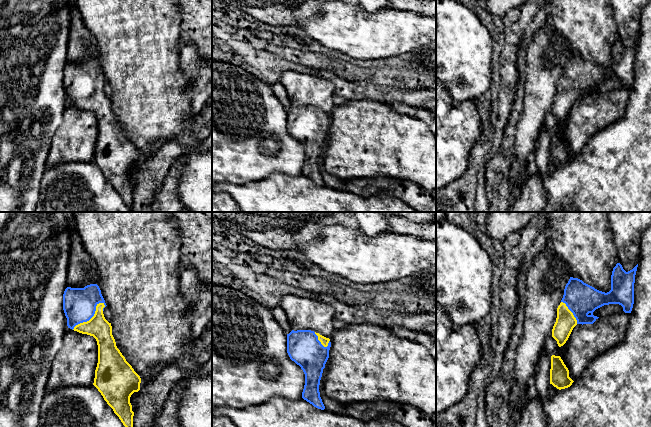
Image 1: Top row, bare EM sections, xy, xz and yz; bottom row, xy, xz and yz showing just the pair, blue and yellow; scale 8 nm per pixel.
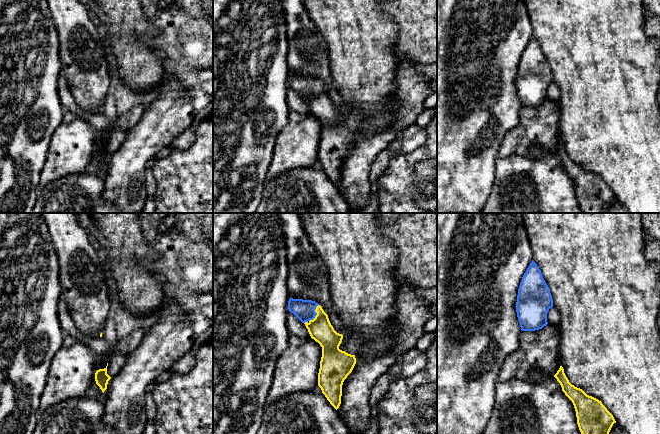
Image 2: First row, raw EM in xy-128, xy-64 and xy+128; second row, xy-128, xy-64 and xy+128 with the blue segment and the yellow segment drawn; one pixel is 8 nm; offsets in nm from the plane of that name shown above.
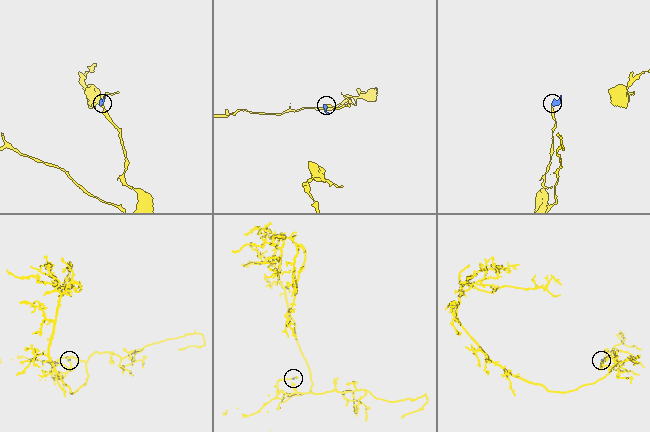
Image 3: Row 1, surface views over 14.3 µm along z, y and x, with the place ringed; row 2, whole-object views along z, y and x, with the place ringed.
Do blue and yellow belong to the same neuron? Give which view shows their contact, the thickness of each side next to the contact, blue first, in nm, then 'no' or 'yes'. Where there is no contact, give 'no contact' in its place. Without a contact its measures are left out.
contact in xy; calibres 280 and 170 nm; yes

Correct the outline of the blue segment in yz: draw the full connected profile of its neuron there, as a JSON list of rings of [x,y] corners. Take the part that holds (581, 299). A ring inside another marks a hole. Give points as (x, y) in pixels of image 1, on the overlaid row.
[[[617,263],[611,275],[611,290],[607,293],[595,289],[578,278],[570,277],[565,286],[561,303],[557,308],[557,318],[552,329],[552,337],[557,341],[559,347],[566,343],[577,324],[593,324],[599,318],[594,316],[593,312],[604,305],[619,304],[625,313],[631,313],[634,304],[634,283],[637,267],[638,264],[626,272],[622,265]]]

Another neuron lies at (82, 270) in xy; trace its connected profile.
[[[62,212],[70,230],[70,255],[67,273],[67,287],[84,288],[90,284],[99,286],[98,268],[94,259],[86,252],[76,230],[73,212]]]

